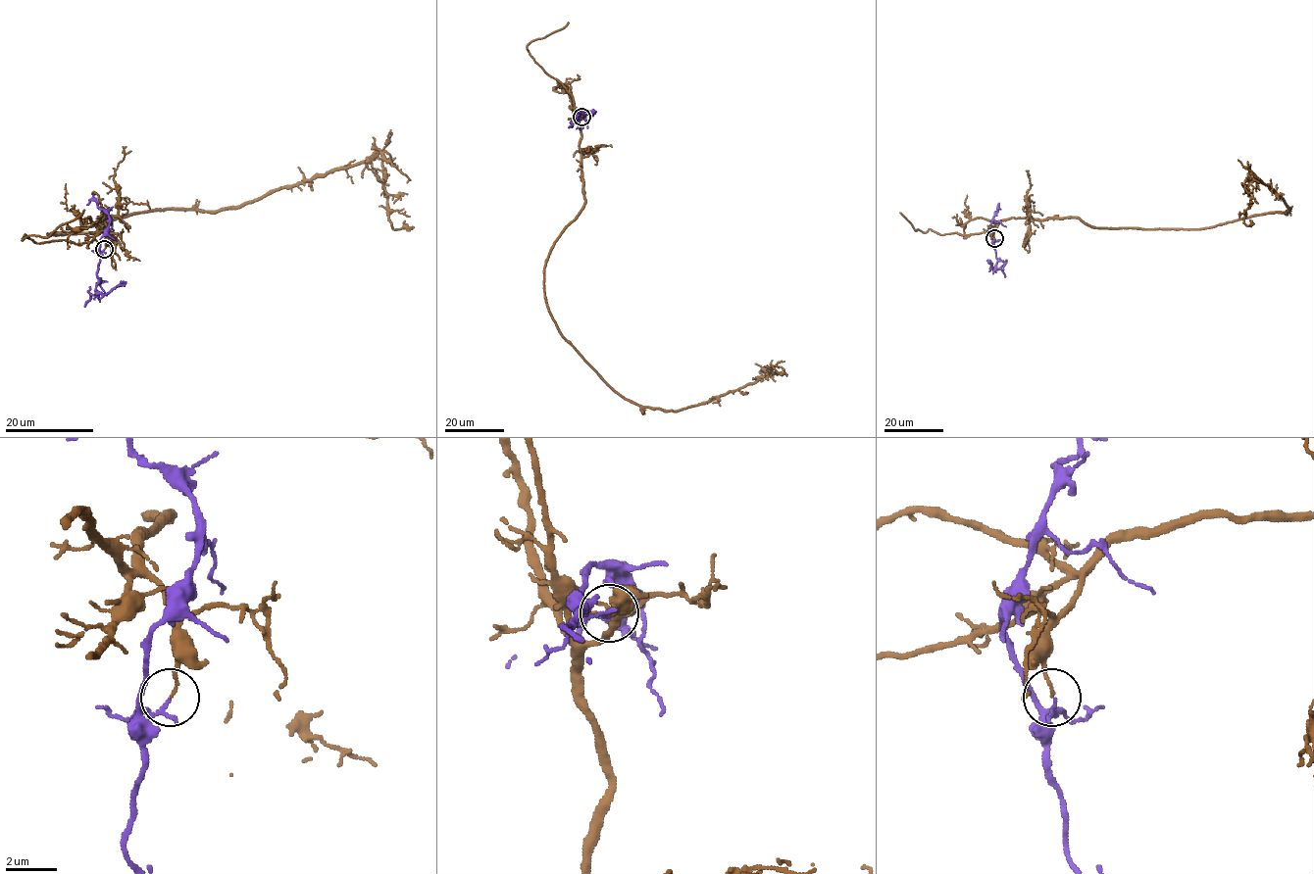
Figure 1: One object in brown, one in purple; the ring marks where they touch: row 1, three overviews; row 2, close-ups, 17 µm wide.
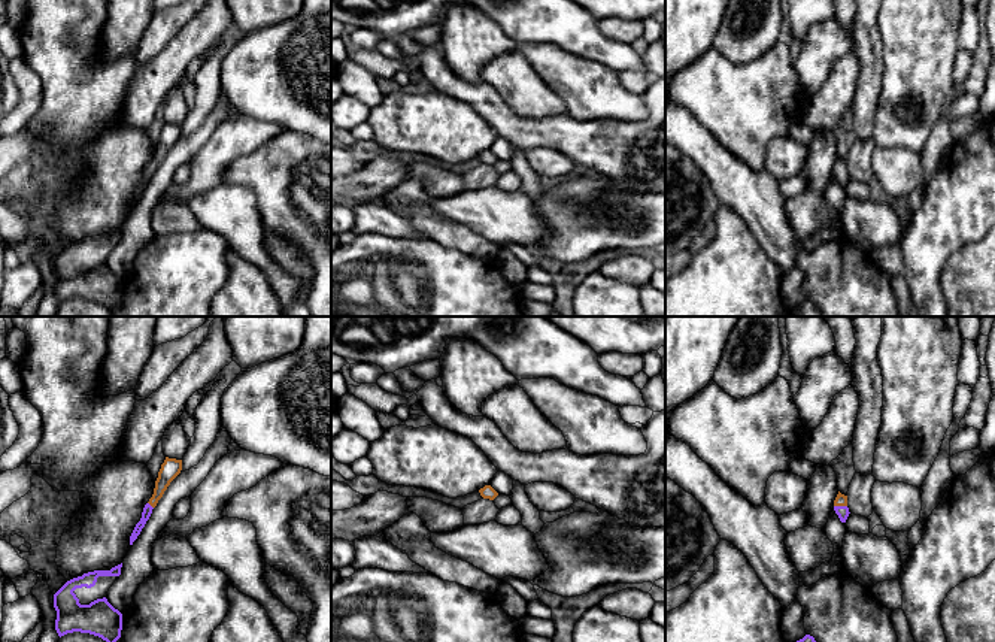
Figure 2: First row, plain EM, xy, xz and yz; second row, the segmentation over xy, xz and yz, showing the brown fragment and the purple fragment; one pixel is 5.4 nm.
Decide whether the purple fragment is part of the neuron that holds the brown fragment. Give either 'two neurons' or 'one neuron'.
two neurons

